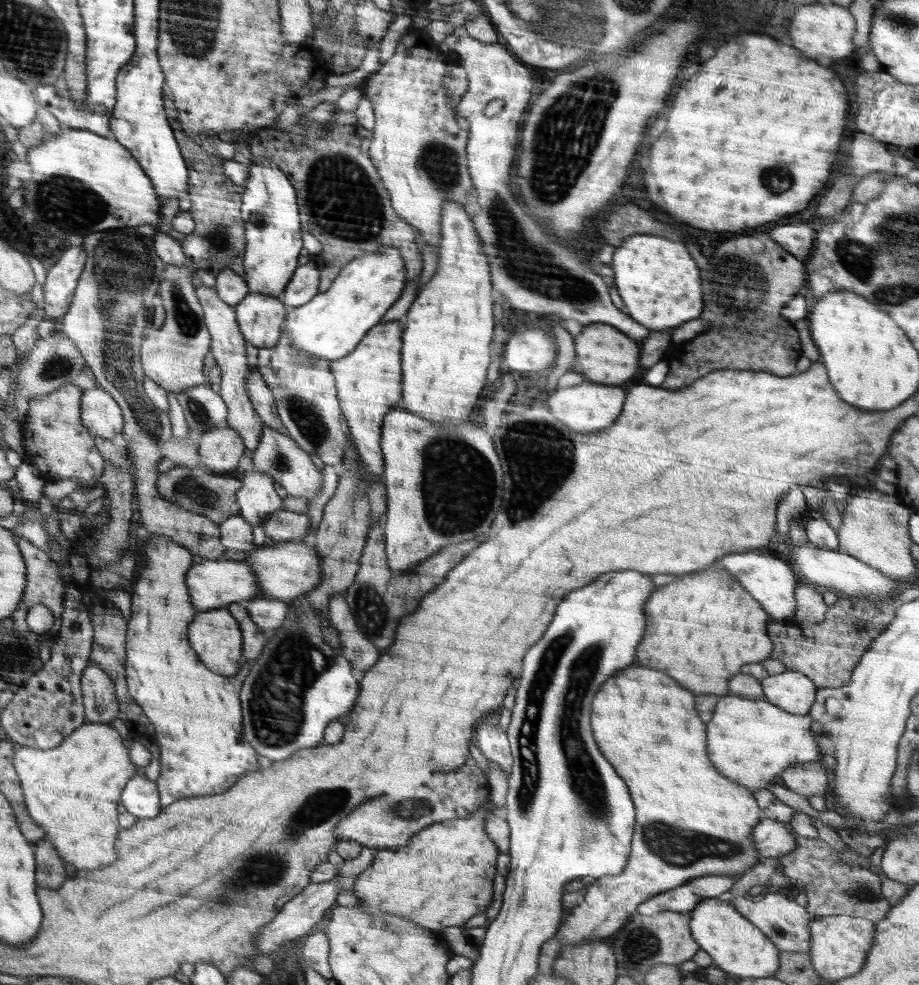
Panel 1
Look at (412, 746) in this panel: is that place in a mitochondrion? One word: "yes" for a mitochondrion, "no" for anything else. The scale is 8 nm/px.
no

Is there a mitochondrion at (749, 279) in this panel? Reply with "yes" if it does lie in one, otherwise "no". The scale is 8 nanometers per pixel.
yes

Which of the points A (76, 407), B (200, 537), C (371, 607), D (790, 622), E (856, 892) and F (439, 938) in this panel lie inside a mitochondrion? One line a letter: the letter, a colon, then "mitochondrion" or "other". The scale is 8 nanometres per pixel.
A: other
B: mitochondrion
C: mitochondrion
D: other
E: mitochondrion
F: other

